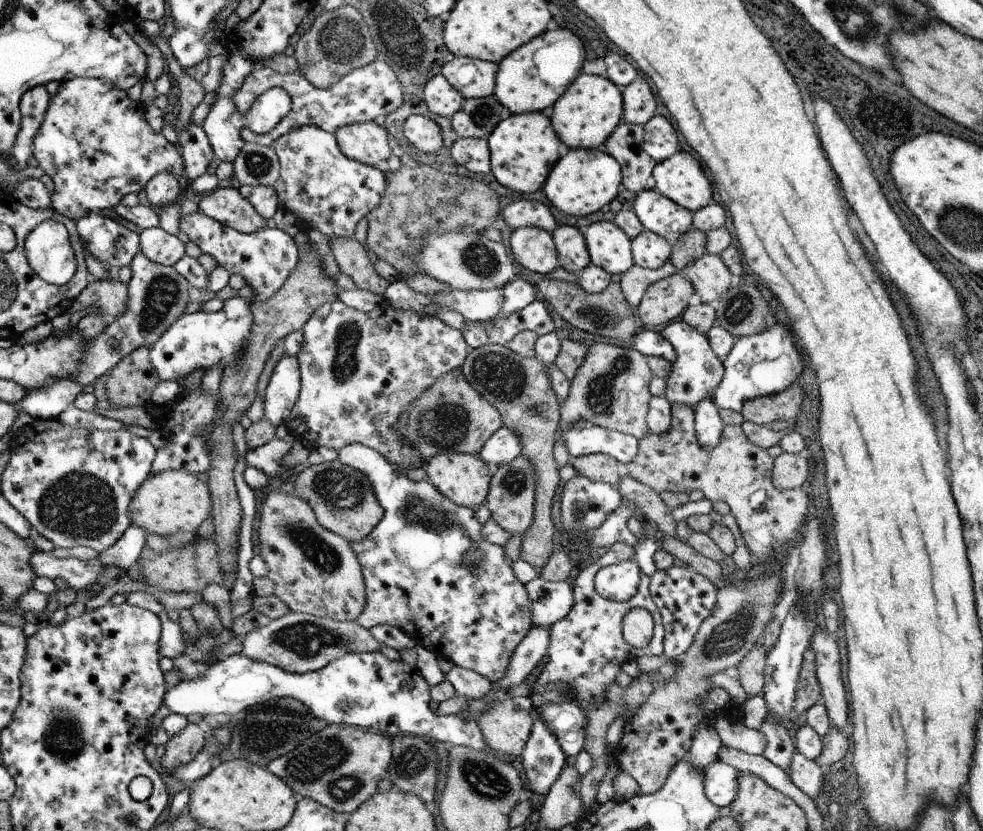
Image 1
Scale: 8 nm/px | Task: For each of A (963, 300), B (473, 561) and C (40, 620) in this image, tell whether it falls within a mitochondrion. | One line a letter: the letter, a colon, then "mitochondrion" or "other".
A: other
B: mitochondrion
C: other

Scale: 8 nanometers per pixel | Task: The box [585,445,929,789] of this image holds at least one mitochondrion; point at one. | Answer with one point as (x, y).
(728, 636)

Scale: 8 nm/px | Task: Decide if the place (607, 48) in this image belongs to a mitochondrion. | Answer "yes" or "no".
no

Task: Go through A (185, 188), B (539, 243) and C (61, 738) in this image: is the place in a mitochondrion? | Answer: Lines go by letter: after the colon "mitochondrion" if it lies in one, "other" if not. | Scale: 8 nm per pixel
A: other
B: other
C: mitochondrion

